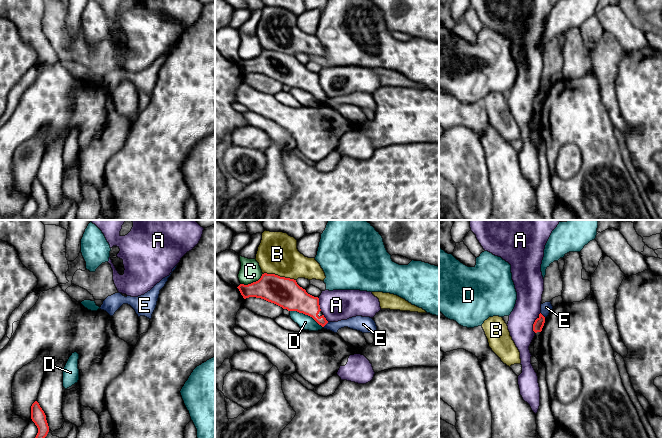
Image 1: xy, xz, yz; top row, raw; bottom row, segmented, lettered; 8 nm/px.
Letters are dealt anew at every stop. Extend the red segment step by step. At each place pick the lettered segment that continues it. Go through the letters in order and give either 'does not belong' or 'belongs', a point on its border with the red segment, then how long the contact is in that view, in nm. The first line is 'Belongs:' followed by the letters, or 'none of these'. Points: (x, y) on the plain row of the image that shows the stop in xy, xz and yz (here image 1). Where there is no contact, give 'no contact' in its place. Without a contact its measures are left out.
Belongs: none of these
A: does not belong; contact yz (533, 101); length 130 nm
B: does not belong; contact xz (279, 52); length 280 nm
C: does not belong; contact xz (253, 58); length 200 nm
D: does not belong; contact xz (306, 90); length 300 nm
E: does not belong; contact xz (325, 100); length 60 nm

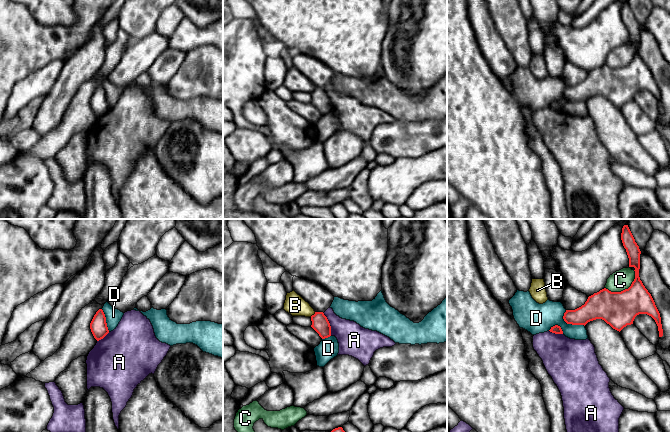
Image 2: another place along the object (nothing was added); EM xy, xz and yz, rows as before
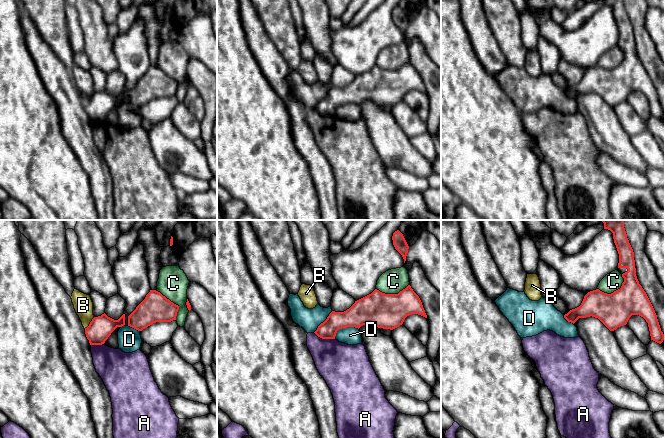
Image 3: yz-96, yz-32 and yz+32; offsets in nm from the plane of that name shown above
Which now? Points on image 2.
Belongs: none of these
A: does not belong; contact xz (329, 100); length 200 nm
B: does not belong; contact xz (312, 91); length 60 nm
C: does not belong; contact yz (625, 65); length 280 nm
D: does not belong; contact yz (569, 99); length 200 nm

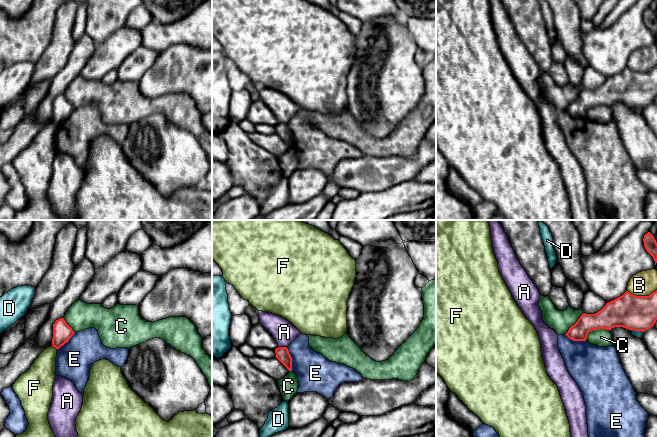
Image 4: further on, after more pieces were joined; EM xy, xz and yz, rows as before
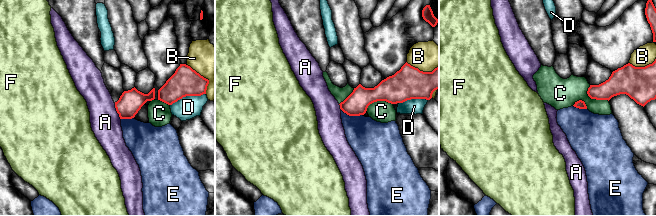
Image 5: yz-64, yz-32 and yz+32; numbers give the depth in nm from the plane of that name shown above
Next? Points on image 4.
Belongs: none of these
A: does not belong; contact xz (282, 123); length 70 nm
B: does not belong; contact yz (641, 72); length 240 nm
C: does not belong; contact yz (595, 105); length 220 nm
D: does not belong; contact yz (637, 106); length 100 nm
E: does not belong; contact xz (291, 135); length 200 nm
F: does not belong; contact xy (54, 122); length 50 nm

